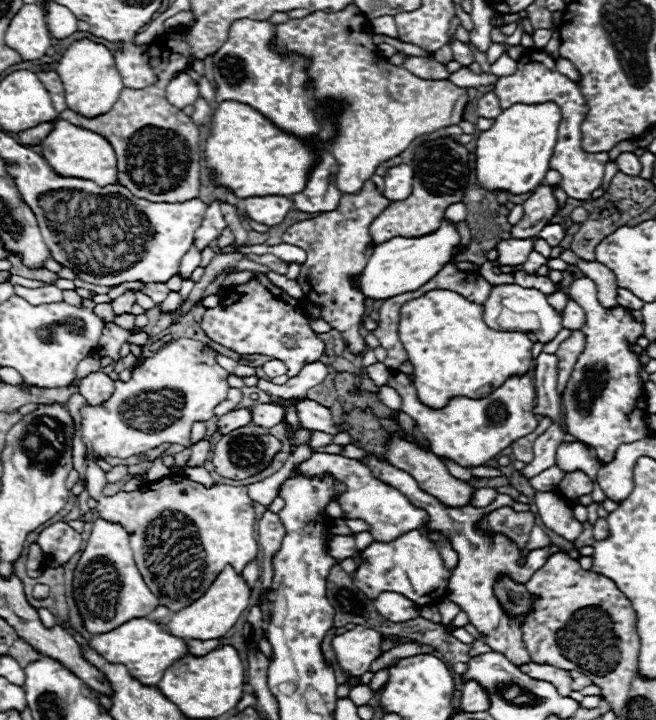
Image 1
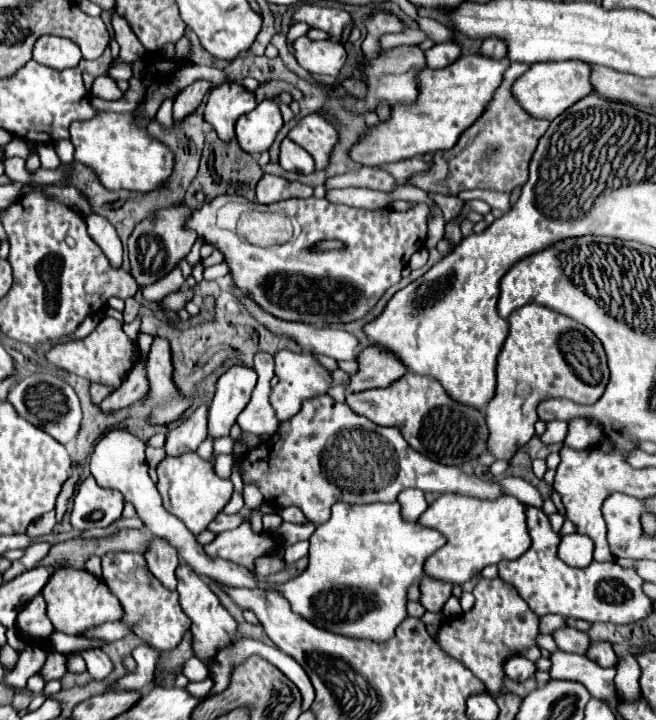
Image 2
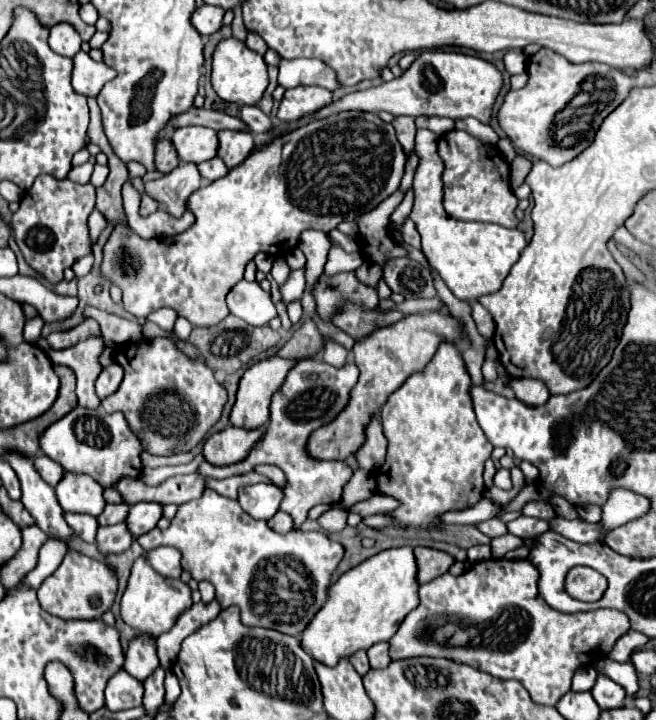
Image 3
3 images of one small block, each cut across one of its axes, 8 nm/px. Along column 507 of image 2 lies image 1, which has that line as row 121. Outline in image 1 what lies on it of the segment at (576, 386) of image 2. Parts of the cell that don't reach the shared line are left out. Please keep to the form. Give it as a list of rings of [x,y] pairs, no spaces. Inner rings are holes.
[[[354,4],[342,12],[334,12],[334,14],[314,12],[306,18],[296,18],[286,24],[278,24],[276,42],[284,50],[312,56],[310,76],[314,78],[318,102],[322,102],[324,98],[336,98],[344,102],[344,112],[338,118],[338,136],[330,144],[330,152],[338,162],[336,186],[344,194],[358,192],[362,184],[368,178],[372,178],[374,170],[384,160],[406,150],[414,138],[436,132],[450,124],[458,124],[468,104],[466,88],[454,86],[448,80],[422,80],[414,76],[412,72],[408,72],[406,68],[396,68],[386,62],[374,64],[374,60],[378,58],[378,50],[376,50],[376,44],[372,44],[372,28],[370,28],[370,22],[364,18],[364,14],[360,14],[360,10]]]

